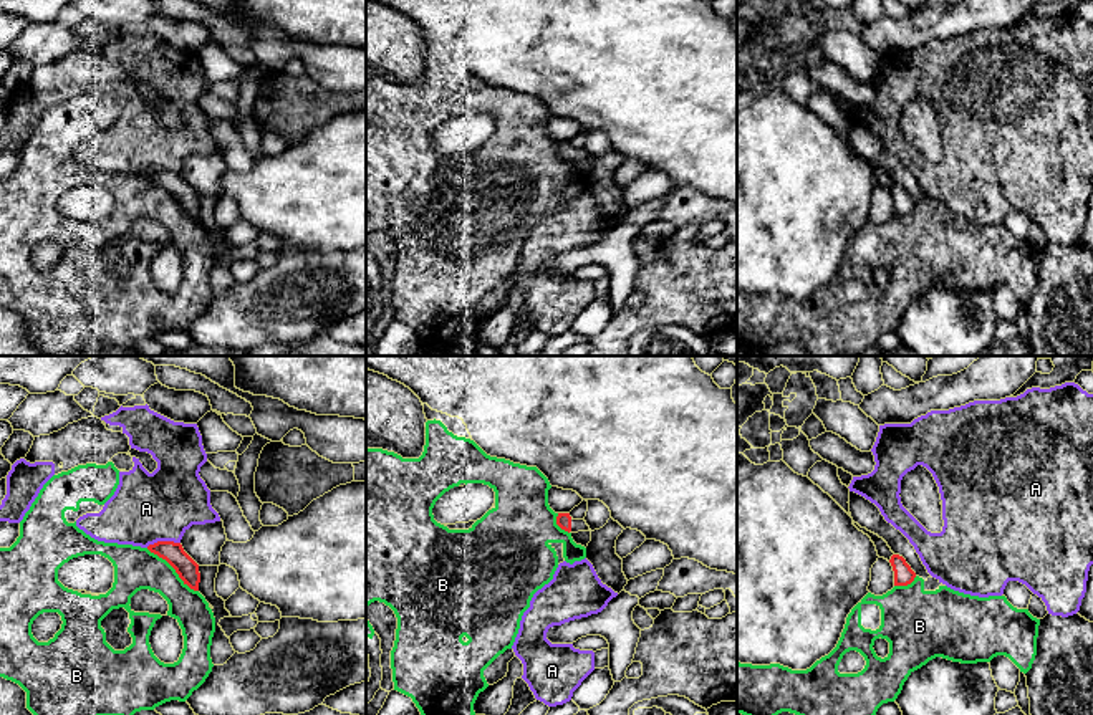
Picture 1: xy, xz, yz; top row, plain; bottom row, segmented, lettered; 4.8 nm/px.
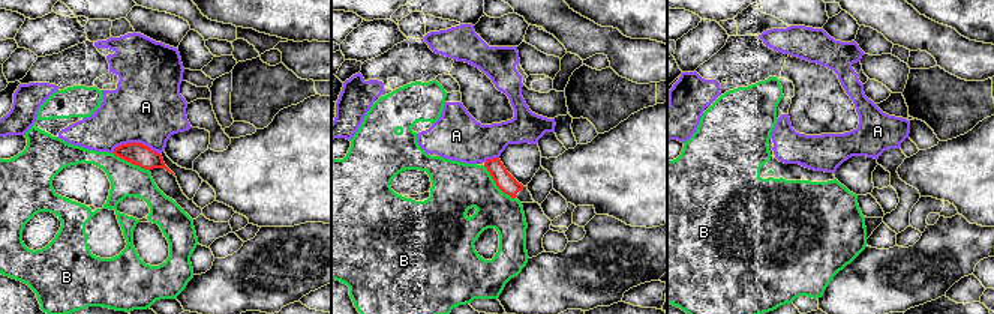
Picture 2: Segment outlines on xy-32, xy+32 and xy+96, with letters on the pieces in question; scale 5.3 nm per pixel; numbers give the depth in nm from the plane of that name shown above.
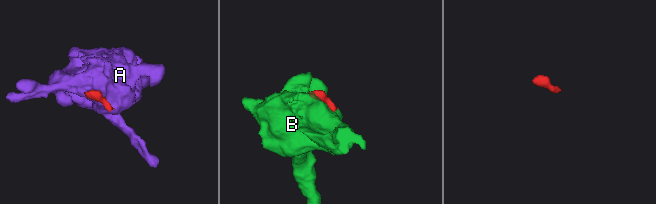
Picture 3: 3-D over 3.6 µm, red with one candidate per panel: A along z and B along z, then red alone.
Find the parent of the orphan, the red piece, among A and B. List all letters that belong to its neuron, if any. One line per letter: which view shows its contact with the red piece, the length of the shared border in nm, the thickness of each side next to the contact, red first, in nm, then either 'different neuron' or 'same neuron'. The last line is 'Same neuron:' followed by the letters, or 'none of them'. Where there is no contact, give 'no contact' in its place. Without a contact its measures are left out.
A: contact in xy; length 170 nm; calibres 110 and 340 nm; different neuron
B: contact in xy; length 340 nm; calibres 110 and 220 nm; different neuron
Same neuron: none of them

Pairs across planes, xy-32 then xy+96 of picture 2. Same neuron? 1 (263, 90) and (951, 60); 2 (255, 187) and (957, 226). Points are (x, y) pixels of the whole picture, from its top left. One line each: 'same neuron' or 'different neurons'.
1: different neurons
2: different neurons

